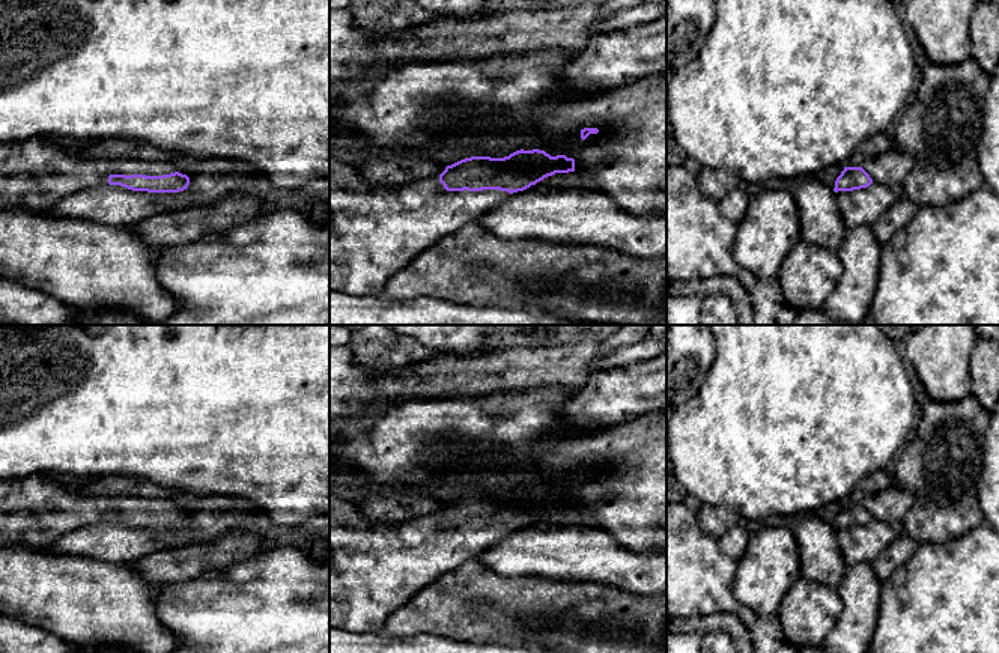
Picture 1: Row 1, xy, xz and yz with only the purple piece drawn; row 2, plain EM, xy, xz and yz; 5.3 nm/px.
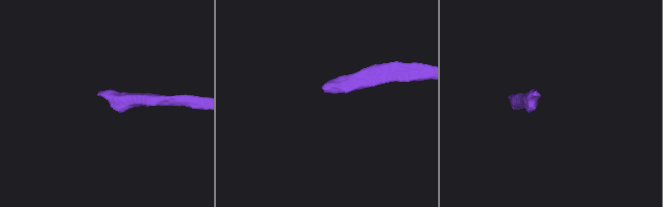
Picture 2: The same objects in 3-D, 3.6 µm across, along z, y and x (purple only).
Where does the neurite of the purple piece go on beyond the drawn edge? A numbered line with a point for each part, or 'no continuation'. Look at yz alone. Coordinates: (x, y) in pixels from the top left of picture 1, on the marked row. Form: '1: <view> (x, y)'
1: yz (889, 169)

